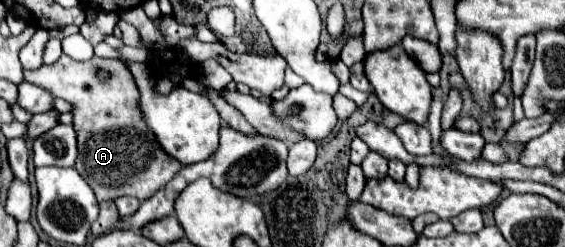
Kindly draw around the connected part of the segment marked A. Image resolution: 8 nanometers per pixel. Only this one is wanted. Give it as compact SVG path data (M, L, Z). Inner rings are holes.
M61 55L53 65L43 65L35 71L25 71L27 83L43 87L53 97L61 97L73 105L73 127L77 133L75 169L85 177L97 201L113 201L123 195L149 199L157 189L165 187L181 169L167 153L161 153L153 133L139 115L139 91L127 65L113 59L93 57L93 61L73 61ZM97 69L107 69L109 79L99 81Z

